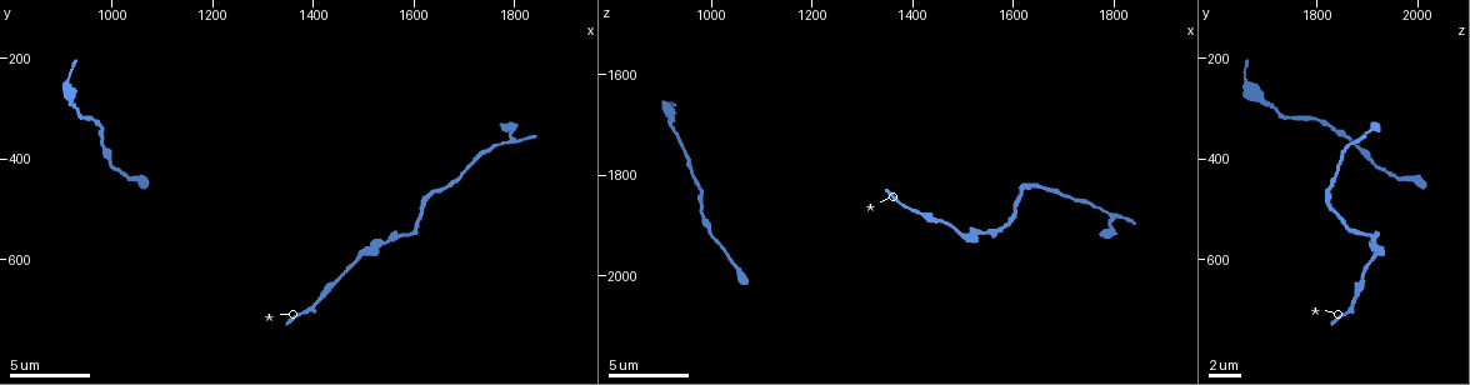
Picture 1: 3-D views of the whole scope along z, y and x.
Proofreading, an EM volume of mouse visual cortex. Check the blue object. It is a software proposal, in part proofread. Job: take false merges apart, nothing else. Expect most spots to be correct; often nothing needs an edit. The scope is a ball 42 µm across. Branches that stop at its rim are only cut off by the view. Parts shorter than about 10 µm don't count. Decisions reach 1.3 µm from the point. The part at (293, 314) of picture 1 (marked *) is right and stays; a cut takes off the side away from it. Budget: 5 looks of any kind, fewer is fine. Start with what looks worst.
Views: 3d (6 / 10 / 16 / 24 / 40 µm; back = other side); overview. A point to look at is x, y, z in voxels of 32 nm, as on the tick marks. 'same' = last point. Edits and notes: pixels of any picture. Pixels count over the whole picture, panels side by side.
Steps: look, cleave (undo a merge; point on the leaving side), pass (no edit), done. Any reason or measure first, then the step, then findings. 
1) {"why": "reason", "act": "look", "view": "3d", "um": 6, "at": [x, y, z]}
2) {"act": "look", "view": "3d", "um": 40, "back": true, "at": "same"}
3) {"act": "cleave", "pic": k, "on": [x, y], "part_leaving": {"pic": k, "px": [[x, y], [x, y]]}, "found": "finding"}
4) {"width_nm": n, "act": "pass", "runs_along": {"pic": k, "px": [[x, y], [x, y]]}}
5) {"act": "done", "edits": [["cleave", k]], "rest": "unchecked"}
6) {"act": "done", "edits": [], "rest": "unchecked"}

{"why": "calibre changes", "act": "look", "view": "3d", "um": 10, "at": [1050, 440, 1985]}

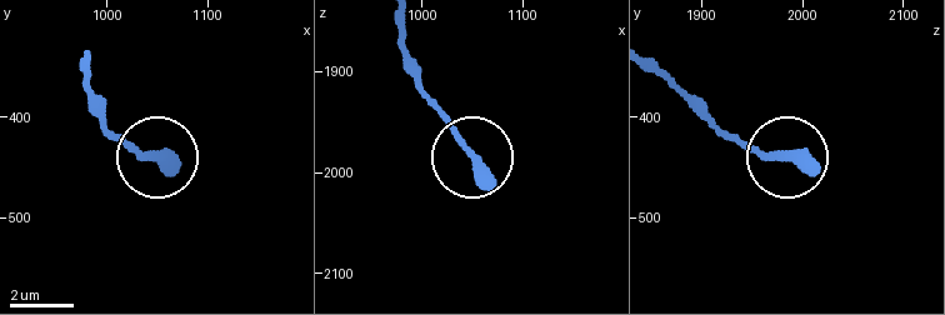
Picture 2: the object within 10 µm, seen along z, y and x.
{"act": "look", "view": "3d", "um": 6, "at": [1046, 438, 1980]}

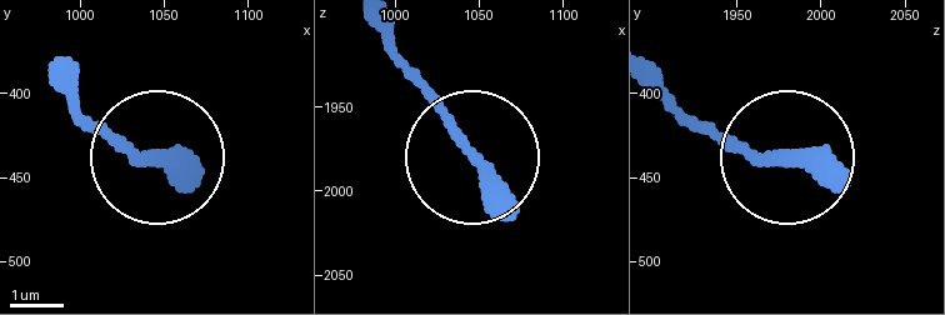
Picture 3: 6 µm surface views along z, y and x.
{"act": "pass", "found": "all the same cell"}

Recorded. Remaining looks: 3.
{"act": "look", "view": "3d", "um": 10, "at": [1480, 600, 1905]}

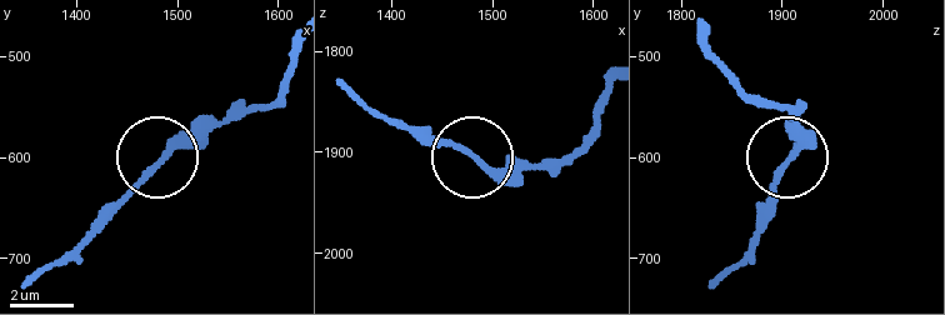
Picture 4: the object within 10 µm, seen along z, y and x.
{"why": "from behind", "act": "look", "view": "3d", "um": 10, "back": true, "at": [1484, 602, 1906]}

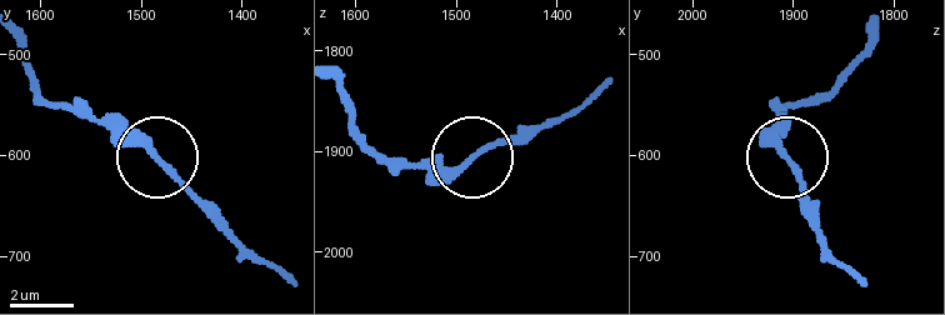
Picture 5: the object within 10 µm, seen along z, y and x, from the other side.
{"width_nm": 210, "act": "pass", "runs_along": {"pic": 5, "px": [[279, 264], [258, 256], [169, 168], [105, 126], [75, 98]]}, "found": "all the same cell"}

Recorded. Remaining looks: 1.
{"act": "look", "view": "3d", "um": 16, "at": [980, 370, 1870]}

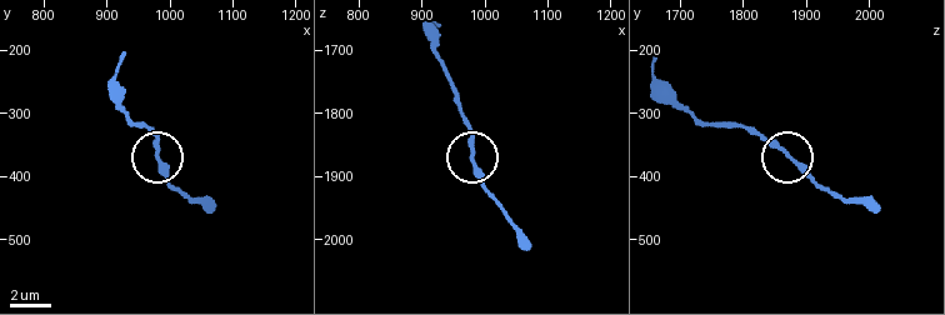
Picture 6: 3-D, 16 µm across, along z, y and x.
{"width_nm": 200, "act": "pass", "found": "one cell here"}

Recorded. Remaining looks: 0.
{"act": "done", "edits": [], "rest": "unchecked"}

